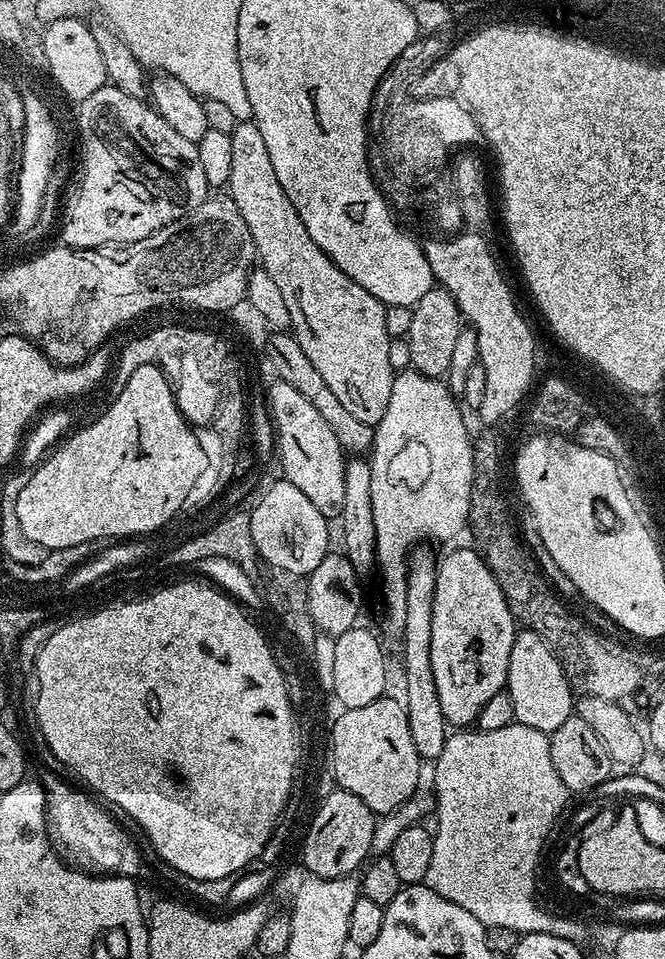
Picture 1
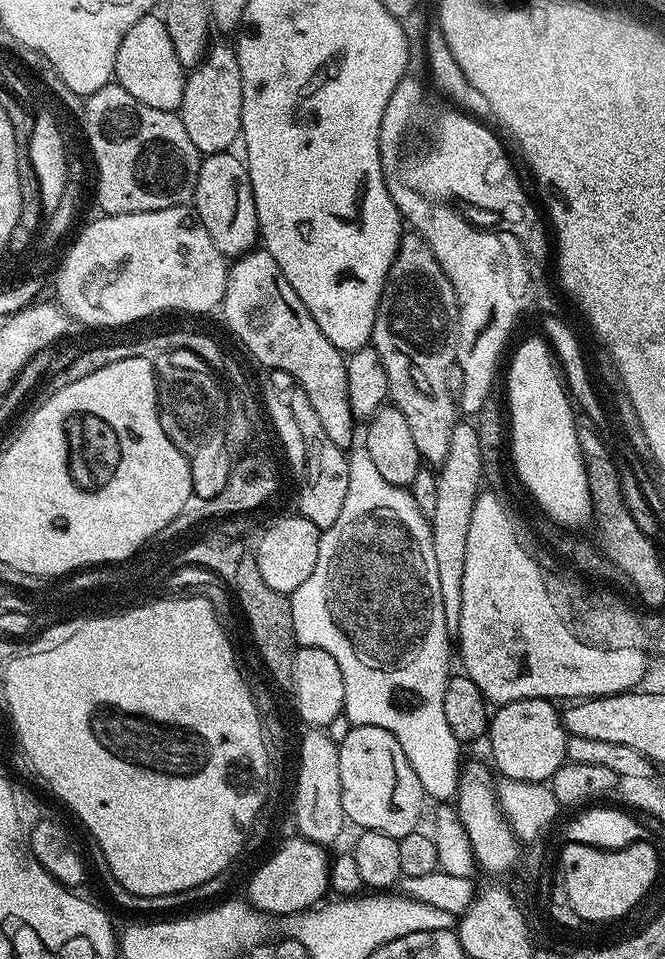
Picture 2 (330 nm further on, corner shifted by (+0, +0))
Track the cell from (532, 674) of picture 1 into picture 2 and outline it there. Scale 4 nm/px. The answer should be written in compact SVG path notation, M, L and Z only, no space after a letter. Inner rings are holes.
M522 698L499 705L491 713L486 733L486 743L492 747L491 763L495 771L503 779L531 784L551 781L552 775L566 763L568 738L561 709L553 701L542 698Z

